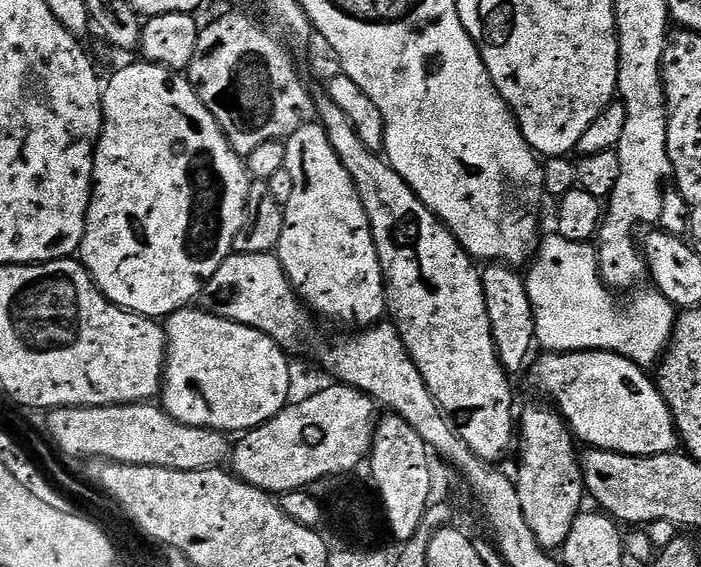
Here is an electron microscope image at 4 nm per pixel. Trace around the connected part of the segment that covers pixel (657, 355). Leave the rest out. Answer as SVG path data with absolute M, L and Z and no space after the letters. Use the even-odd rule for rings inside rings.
M559 234L551 235L545 235L539 241L526 268L528 297L536 323L536 344L542 346L544 352L613 352L630 358L645 370L651 369L651 364L653 367L663 357L672 342L678 315L676 305L652 286L648 286L645 292L633 291L629 295L633 296L625 304L619 304L617 293L600 276L595 247L591 243L570 242L570 238L562 238Z

